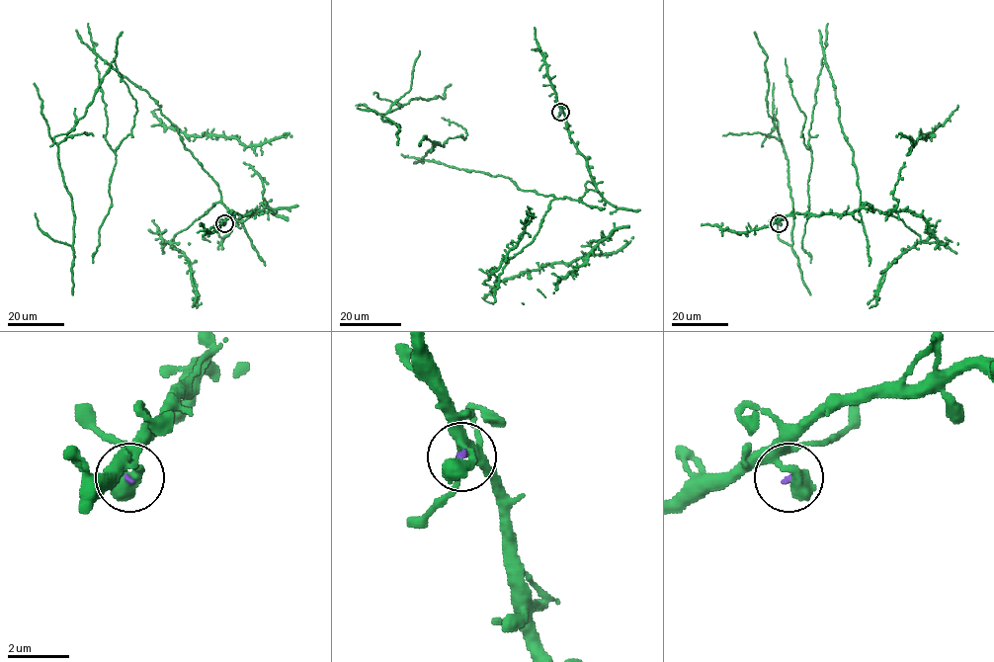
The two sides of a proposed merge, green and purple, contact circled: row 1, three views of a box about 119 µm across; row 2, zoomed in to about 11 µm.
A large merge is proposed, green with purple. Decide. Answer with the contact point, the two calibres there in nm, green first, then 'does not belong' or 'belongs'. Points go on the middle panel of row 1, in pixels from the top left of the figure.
at (560, 112); 600 nm thick on the green side, 70 nm on the other; does not belong

